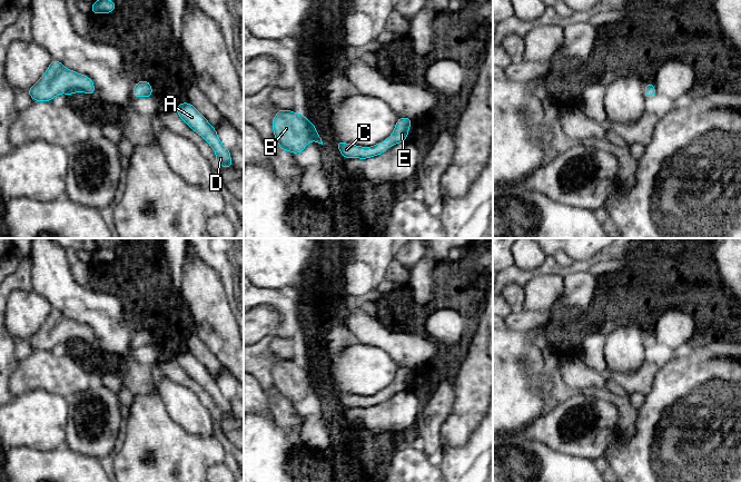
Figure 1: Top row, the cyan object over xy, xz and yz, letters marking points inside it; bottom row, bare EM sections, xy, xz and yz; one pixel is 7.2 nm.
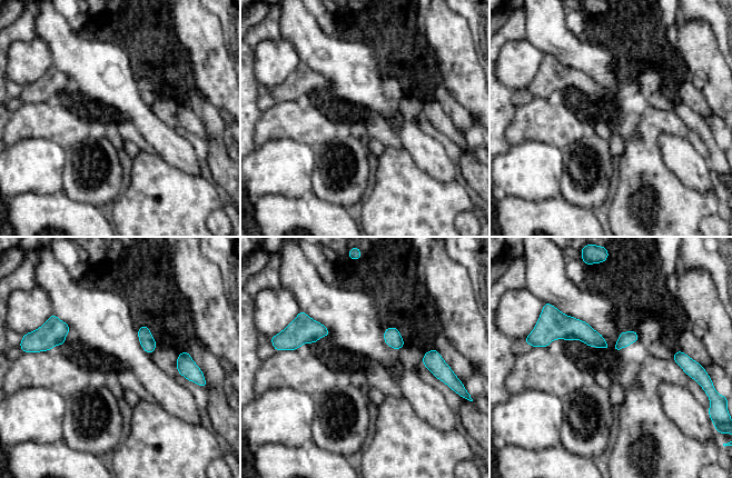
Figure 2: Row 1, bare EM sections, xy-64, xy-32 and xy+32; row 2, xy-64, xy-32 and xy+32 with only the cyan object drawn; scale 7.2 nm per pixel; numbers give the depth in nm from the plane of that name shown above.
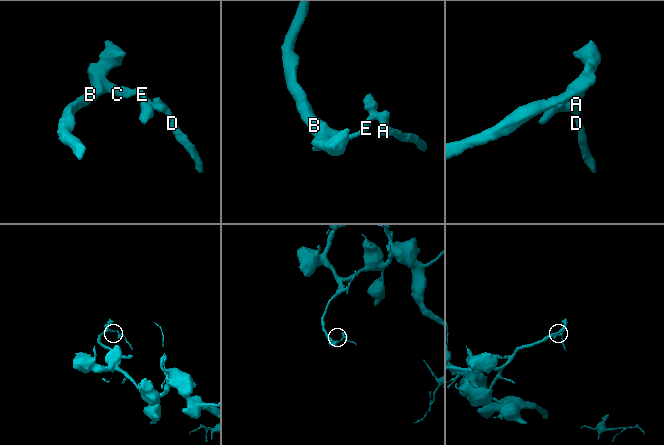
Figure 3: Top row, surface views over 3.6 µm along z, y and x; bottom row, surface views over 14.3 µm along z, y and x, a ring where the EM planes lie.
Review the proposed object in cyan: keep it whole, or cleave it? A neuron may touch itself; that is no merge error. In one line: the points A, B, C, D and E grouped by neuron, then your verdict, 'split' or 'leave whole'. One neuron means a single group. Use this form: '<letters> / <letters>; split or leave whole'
A B C D E; leave whole

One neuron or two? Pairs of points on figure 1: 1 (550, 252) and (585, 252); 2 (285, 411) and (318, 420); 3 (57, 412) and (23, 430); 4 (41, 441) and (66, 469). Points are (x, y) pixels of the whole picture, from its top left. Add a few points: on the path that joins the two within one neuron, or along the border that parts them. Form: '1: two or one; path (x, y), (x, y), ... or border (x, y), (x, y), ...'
1: one; path (559, 249), (576, 249)
2: one; path (293, 419), (295, 421), (310, 421)
3: one; path (49, 412), (31, 422)
4: two; border (62, 444), (47, 450), (22, 446)

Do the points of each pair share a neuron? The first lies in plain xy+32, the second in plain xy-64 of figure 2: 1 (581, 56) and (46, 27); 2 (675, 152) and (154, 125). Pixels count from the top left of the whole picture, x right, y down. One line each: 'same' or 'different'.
1: same
2: same

